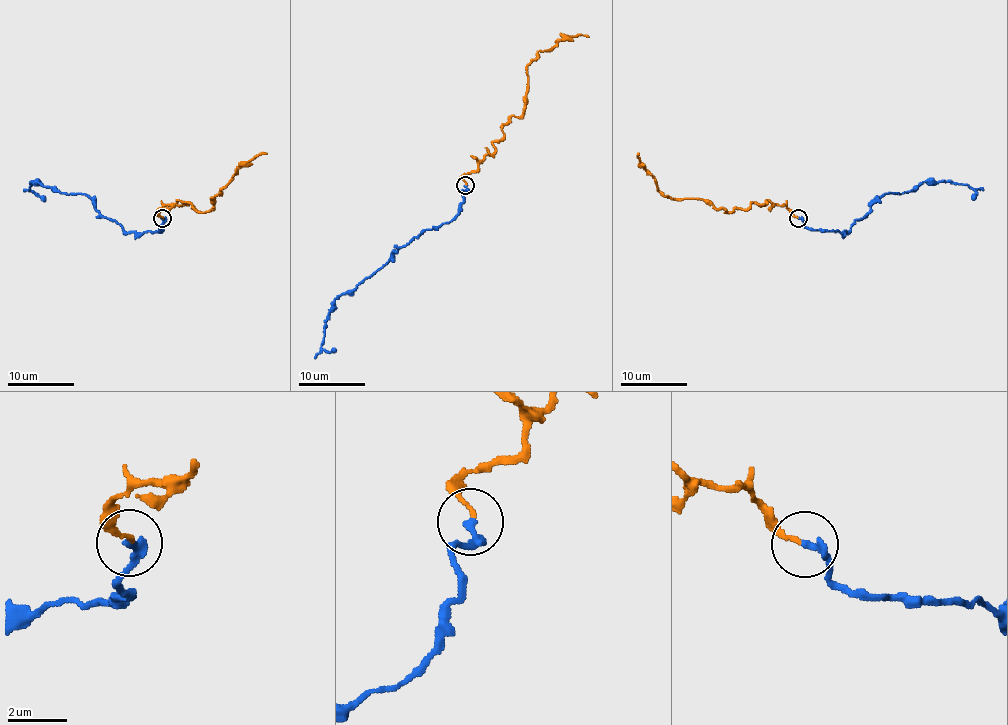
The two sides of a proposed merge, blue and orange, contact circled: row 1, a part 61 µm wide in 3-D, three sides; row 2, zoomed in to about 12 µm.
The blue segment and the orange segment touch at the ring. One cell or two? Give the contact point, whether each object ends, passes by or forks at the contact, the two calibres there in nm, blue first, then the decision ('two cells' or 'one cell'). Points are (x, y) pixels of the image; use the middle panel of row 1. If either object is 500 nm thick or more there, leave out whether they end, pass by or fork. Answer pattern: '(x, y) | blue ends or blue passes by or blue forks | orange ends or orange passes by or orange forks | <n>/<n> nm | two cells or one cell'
(465, 185) | blue ends | orange ends | 280/140 nm | one cell

